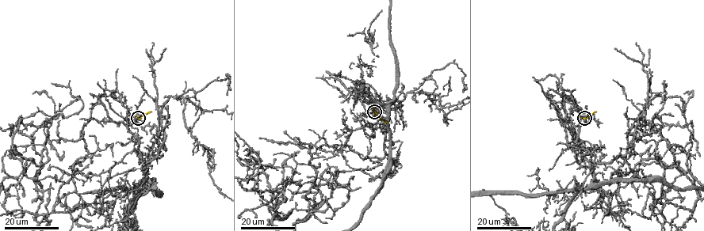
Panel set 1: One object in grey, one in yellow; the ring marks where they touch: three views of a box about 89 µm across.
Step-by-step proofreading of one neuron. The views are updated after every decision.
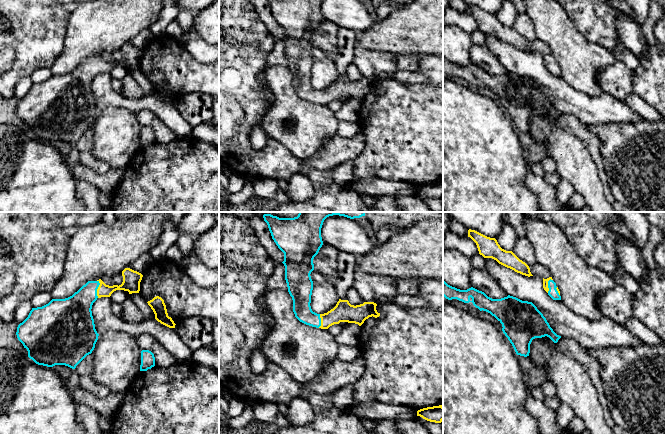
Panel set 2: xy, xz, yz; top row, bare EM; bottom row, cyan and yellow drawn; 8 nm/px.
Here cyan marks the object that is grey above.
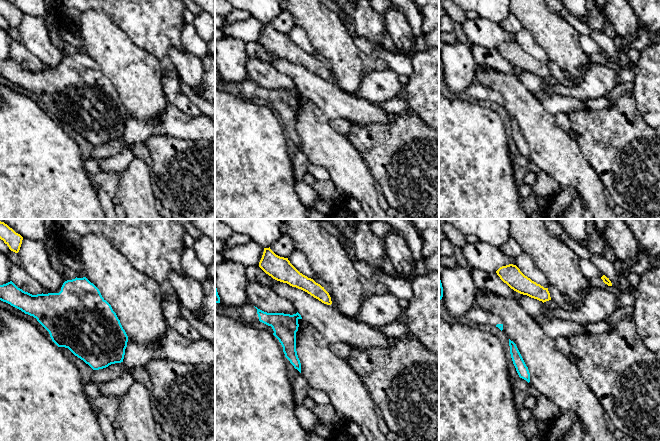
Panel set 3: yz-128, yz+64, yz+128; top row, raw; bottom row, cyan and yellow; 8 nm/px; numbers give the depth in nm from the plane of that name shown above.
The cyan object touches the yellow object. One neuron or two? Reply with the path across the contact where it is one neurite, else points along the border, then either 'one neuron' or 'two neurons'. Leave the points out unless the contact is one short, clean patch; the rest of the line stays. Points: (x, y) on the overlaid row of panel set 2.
across xy (75, 310), (97, 288), (103, 290) | one neuron

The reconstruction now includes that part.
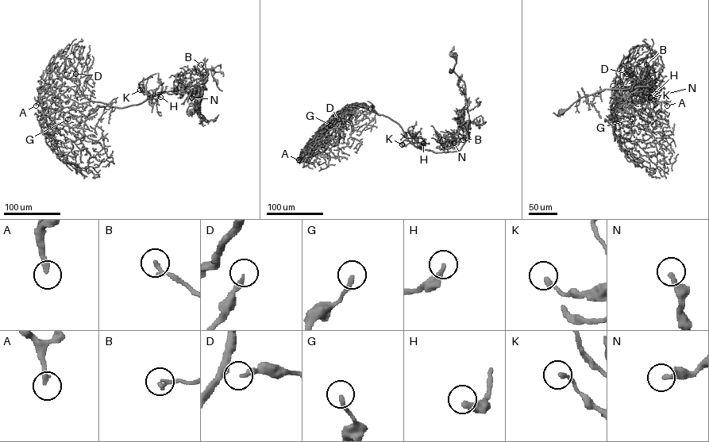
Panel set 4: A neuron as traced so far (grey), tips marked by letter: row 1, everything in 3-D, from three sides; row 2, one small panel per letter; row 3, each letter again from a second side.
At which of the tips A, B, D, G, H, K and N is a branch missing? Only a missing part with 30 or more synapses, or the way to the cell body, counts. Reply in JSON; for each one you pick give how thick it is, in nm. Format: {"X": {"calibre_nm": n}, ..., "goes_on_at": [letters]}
{"A": {"calibre_nm": 260}, "H": {"calibre_nm": 320}, "N": {"calibre_nm": 240}, "goes_on_at": ["A", "H", "N"]}

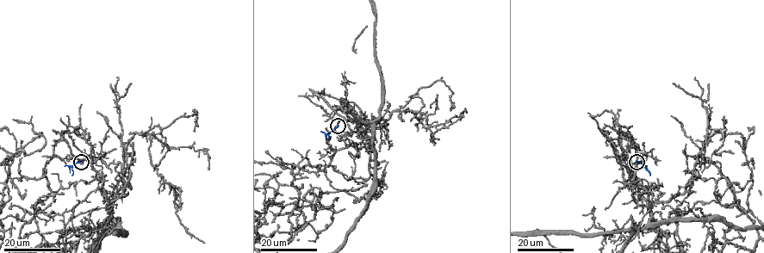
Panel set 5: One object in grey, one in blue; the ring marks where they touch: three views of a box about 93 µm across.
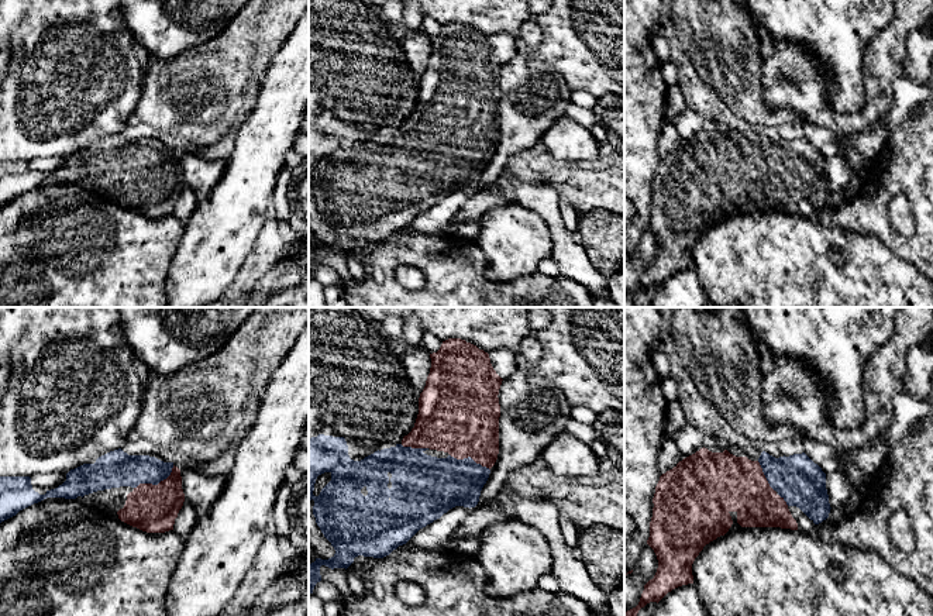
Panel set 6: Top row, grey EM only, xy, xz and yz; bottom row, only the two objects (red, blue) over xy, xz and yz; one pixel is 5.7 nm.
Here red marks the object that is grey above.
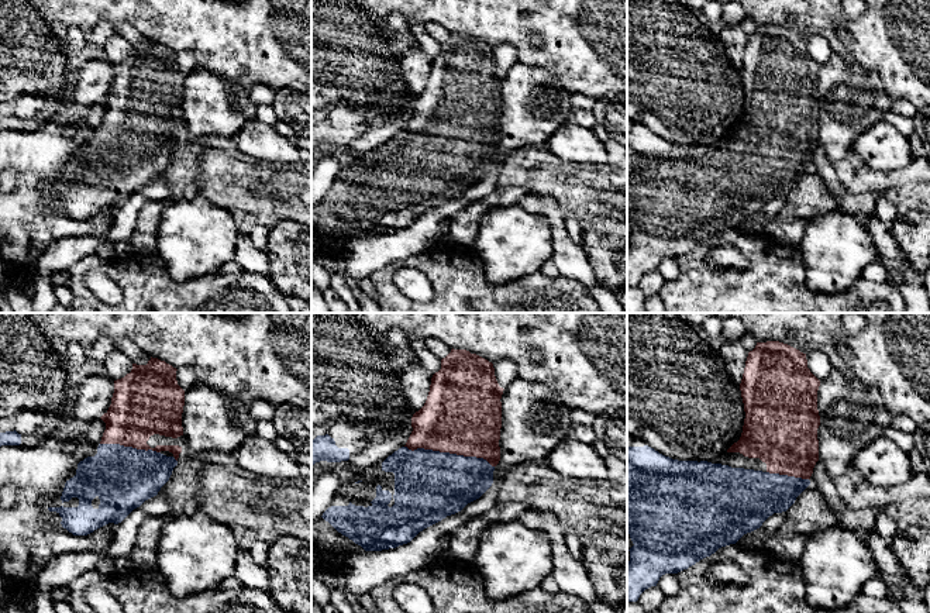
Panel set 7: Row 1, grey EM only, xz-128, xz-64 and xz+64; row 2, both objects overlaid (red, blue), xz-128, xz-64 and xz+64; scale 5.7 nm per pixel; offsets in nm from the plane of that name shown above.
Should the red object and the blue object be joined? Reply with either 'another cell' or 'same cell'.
same cell

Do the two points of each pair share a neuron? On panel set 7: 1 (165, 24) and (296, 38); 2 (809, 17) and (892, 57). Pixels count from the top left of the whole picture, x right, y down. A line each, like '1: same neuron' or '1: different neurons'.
1: same neuron
2: same neuron

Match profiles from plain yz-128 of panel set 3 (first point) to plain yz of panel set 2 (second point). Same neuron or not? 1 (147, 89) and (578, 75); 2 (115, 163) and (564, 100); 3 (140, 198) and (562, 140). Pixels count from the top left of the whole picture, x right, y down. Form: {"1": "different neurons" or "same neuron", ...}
{"1": "same neuron", "2": "same neuron", "3": "same neuron"}

